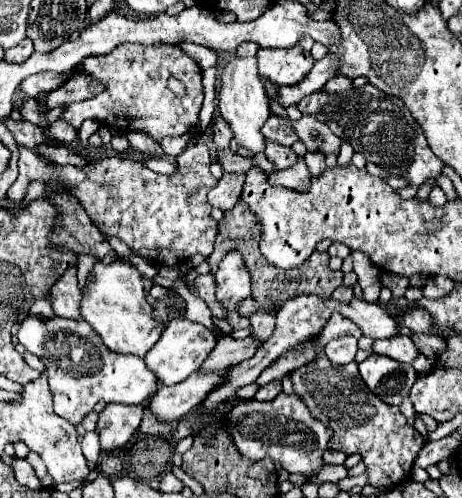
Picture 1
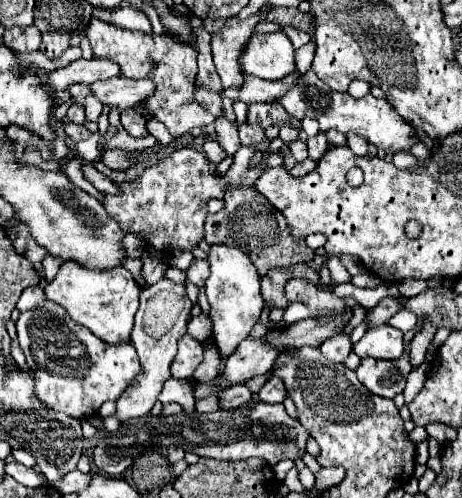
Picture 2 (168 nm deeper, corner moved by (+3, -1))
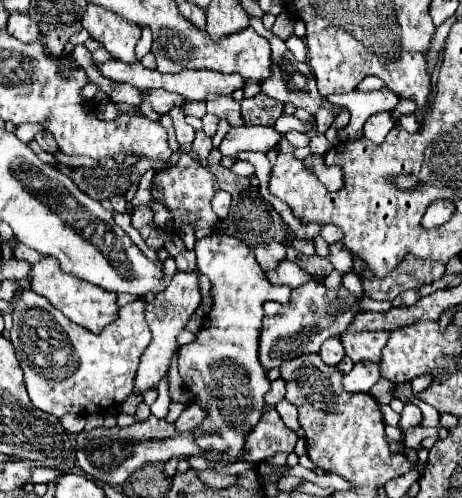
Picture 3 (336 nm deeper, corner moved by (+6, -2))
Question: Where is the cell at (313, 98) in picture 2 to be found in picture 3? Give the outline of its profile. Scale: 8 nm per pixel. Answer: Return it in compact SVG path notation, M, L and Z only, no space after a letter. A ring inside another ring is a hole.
M251 17L251 23L249 23L249 25L251 25L259 35L263 35L263 37L271 43L271 53L273 53L273 73L271 73L269 79L263 79L263 81L261 81L261 89L263 89L263 93L265 93L267 97L277 99L277 101L281 101L281 103L293 103L297 109L307 111L311 117L315 117L319 109L329 109L329 111L339 109L337 105L329 103L329 101L319 93L311 67L309 67L307 63L295 61L295 57L289 53L289 49L287 49L287 45L285 45L285 41L281 41L281 39L275 37L269 29L265 29L263 23L261 23L261 19Z

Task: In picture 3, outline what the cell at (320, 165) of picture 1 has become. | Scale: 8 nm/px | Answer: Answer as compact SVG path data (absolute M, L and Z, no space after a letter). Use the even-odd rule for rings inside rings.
M319 111L317 115L317 135L323 135L333 123L333 111Z

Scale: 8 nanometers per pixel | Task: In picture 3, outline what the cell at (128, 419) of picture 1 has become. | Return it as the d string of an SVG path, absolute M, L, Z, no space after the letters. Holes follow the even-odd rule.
M177 271L173 275L169 287L165 291L157 293L155 299L145 305L145 317L147 317L147 325L149 325L149 331L151 331L151 343L145 349L145 353L141 355L141 363L139 363L139 369L137 369L137 375L135 375L133 393L143 395L145 391L157 387L157 383L167 375L167 371L171 367L171 359L179 351L177 335L185 329L189 317L195 313L199 303L201 303L201 295L199 295L197 273Z

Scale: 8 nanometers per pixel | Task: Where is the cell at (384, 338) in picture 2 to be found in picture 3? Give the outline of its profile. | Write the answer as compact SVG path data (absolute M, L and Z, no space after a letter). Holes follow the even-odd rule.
M365 331L365 333L355 333L355 335L345 335L341 337L345 353L353 359L353 363L359 363L363 359L367 361L381 361L381 351L385 343L389 341L391 331Z

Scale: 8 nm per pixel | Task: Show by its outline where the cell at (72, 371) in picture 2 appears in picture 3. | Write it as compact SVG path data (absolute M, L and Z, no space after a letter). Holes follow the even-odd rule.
M23 291L13 309L11 343L25 373L31 403L55 417L63 417L65 413L91 415L123 403L133 391L139 357L151 341L143 311L143 299L129 303L119 309L113 325L95 335L69 321L45 297Z

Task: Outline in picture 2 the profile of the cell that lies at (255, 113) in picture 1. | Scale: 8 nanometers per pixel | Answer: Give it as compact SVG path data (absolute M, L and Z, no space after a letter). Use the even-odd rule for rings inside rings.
M252 14L244 20L228 18L218 34L212 36L212 54L218 74L222 78L222 86L228 88L232 84L240 84L242 68L238 64L240 52L244 50L246 42L250 40L254 26L260 22L258 14Z

